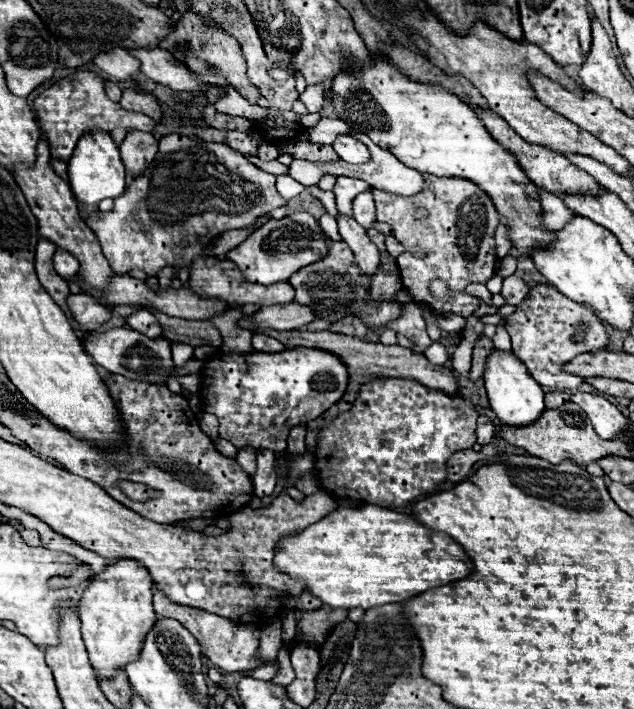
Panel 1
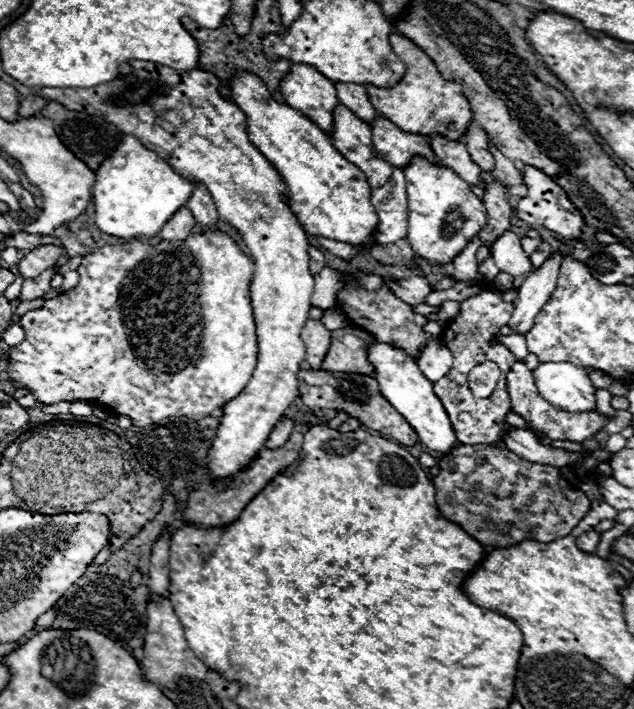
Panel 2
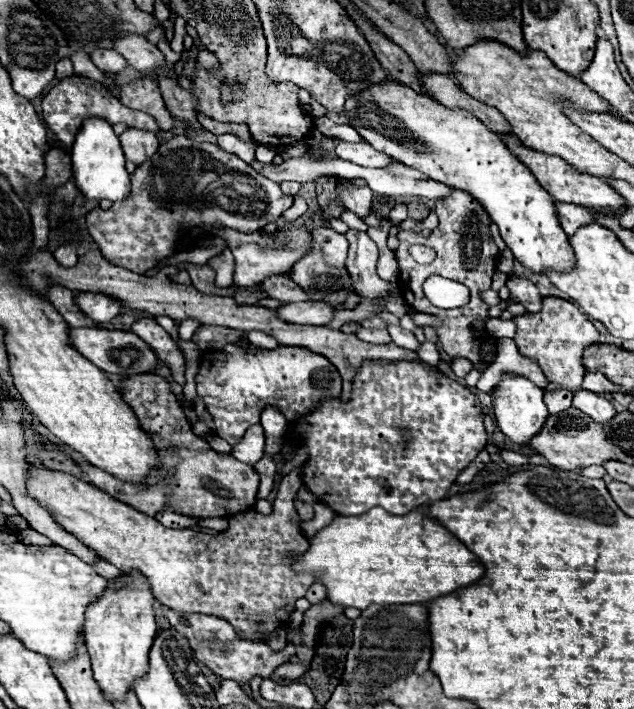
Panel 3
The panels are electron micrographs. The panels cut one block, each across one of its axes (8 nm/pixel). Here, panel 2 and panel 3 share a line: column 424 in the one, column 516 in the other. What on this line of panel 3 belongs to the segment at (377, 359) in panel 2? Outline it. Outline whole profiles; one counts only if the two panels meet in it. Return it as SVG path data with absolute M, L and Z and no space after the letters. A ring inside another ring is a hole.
M506 374L494 388L492 392L492 402L494 402L494 414L496 414L496 422L498 428L502 430L502 434L506 434L512 444L528 448L528 442L542 430L548 414L546 404L542 402L542 388L534 386L530 380L522 378L522 376L510 376Z

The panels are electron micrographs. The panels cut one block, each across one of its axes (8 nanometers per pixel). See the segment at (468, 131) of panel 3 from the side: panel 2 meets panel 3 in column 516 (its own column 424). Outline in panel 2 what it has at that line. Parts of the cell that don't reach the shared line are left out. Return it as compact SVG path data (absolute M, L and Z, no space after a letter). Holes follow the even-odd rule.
M412 158L404 168L408 186L408 234L406 240L416 256L432 266L454 262L466 244L486 226L486 208L472 188L450 168L430 164L424 158Z

